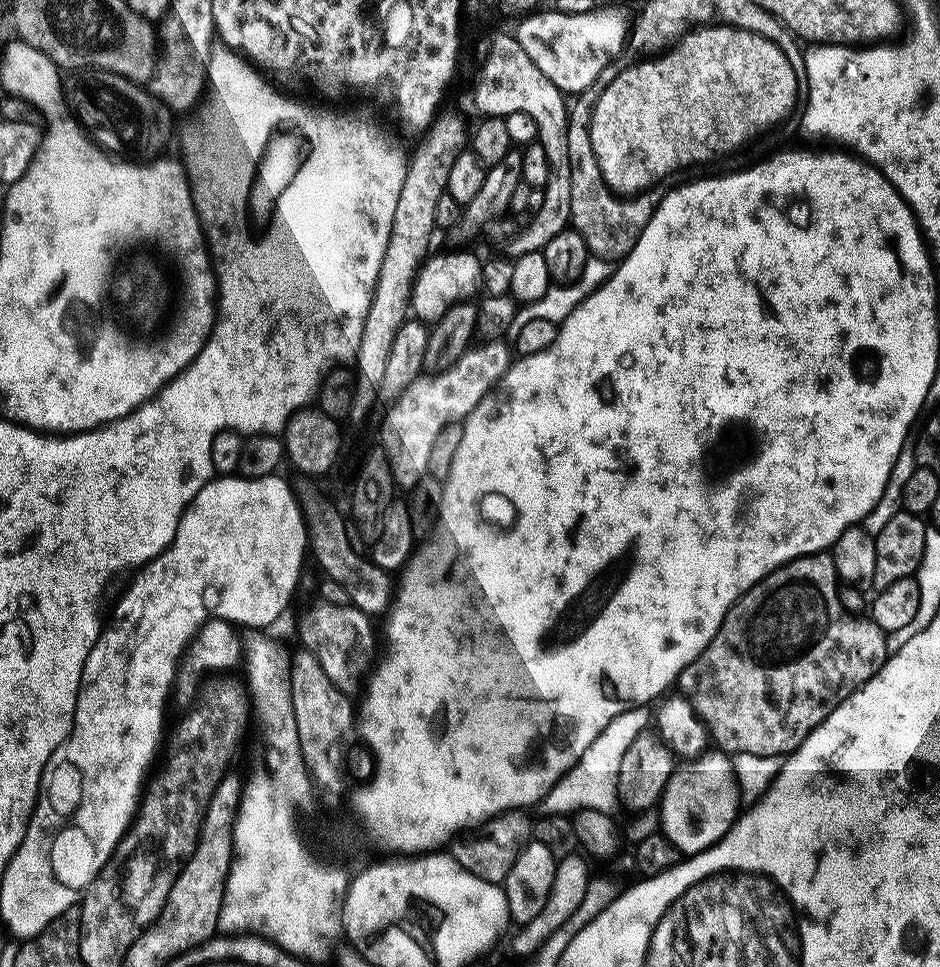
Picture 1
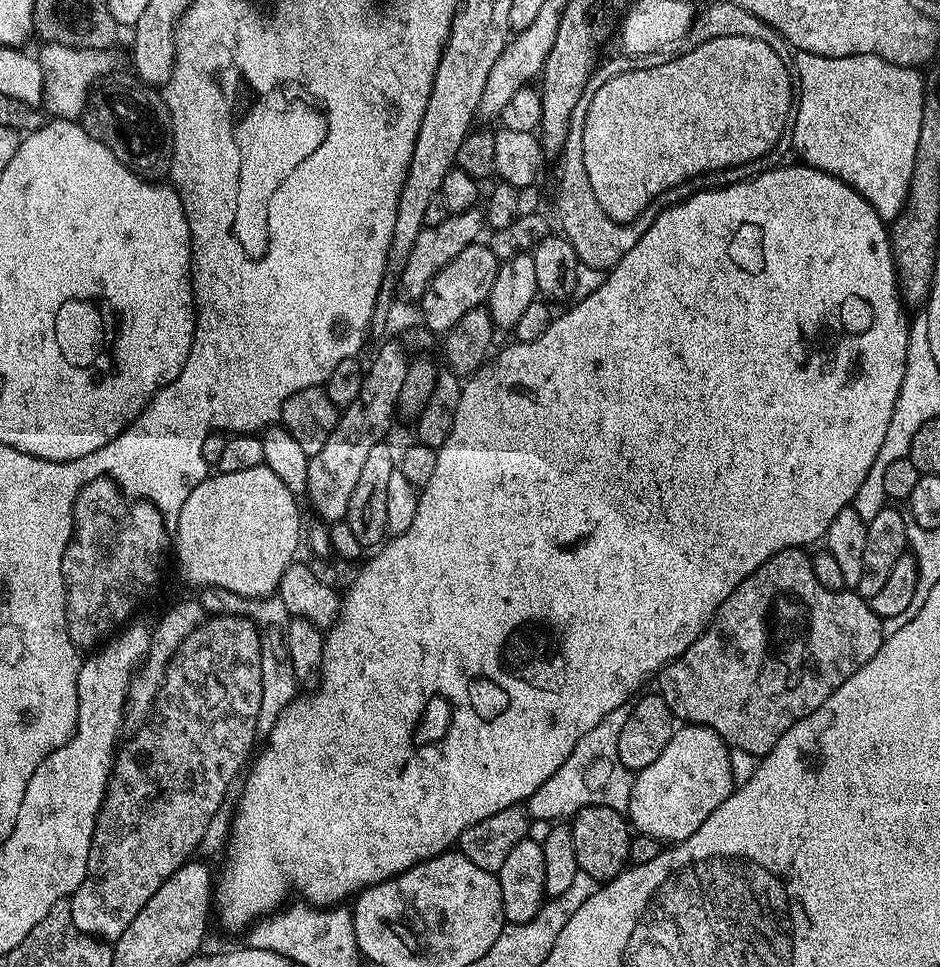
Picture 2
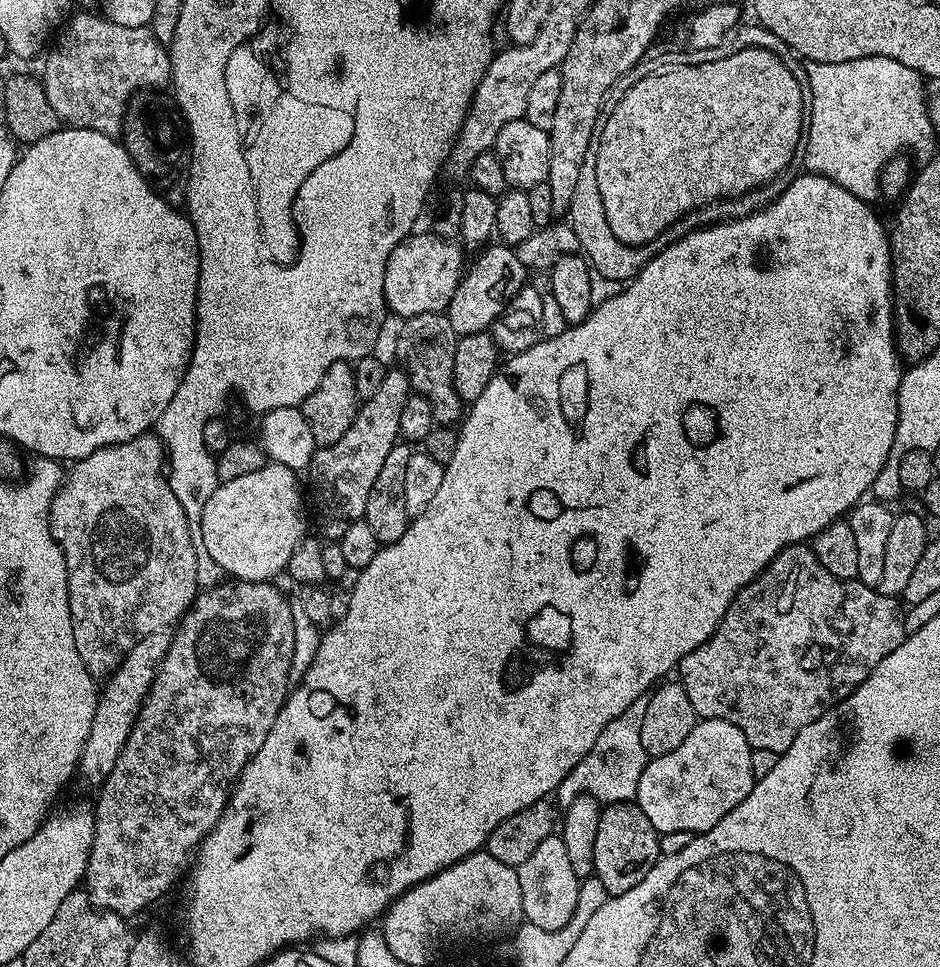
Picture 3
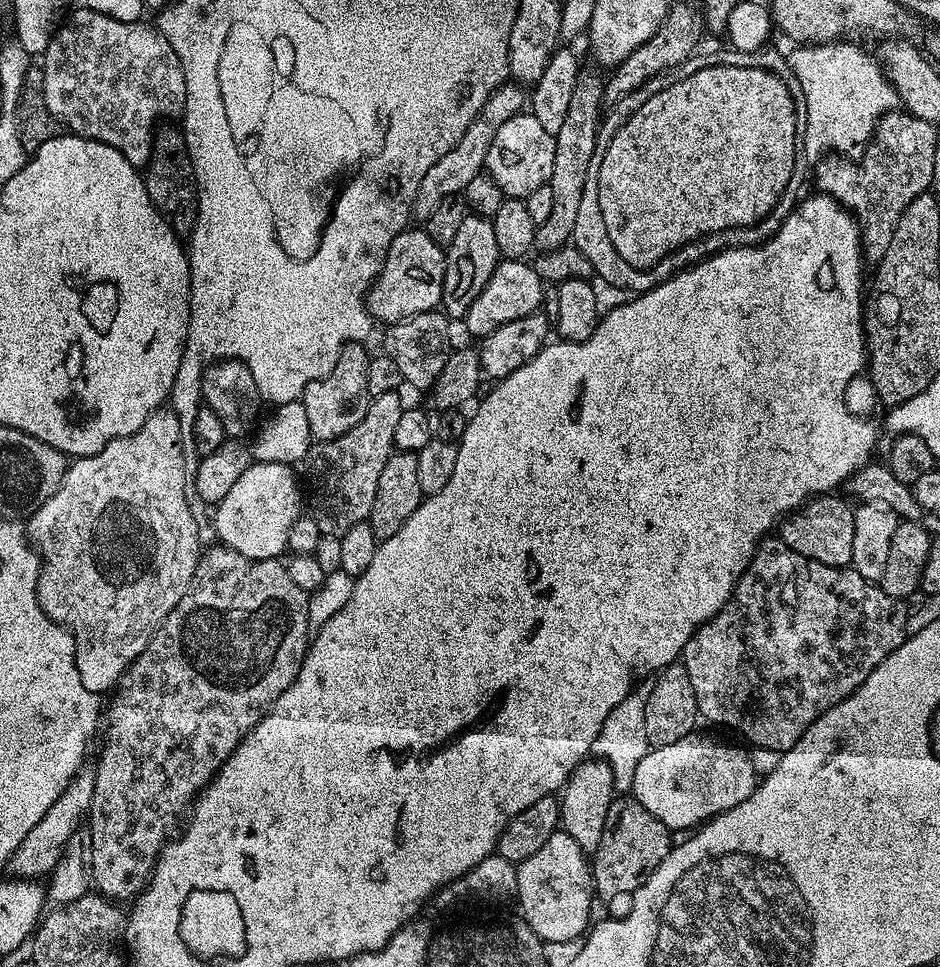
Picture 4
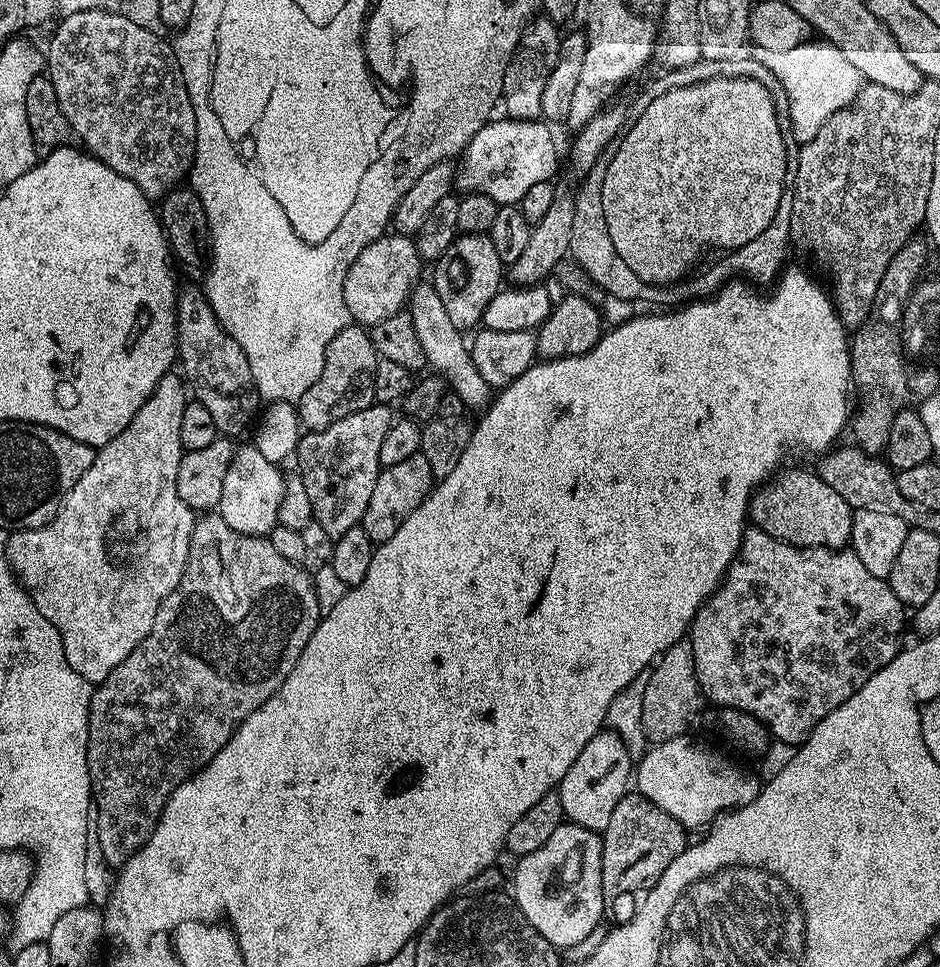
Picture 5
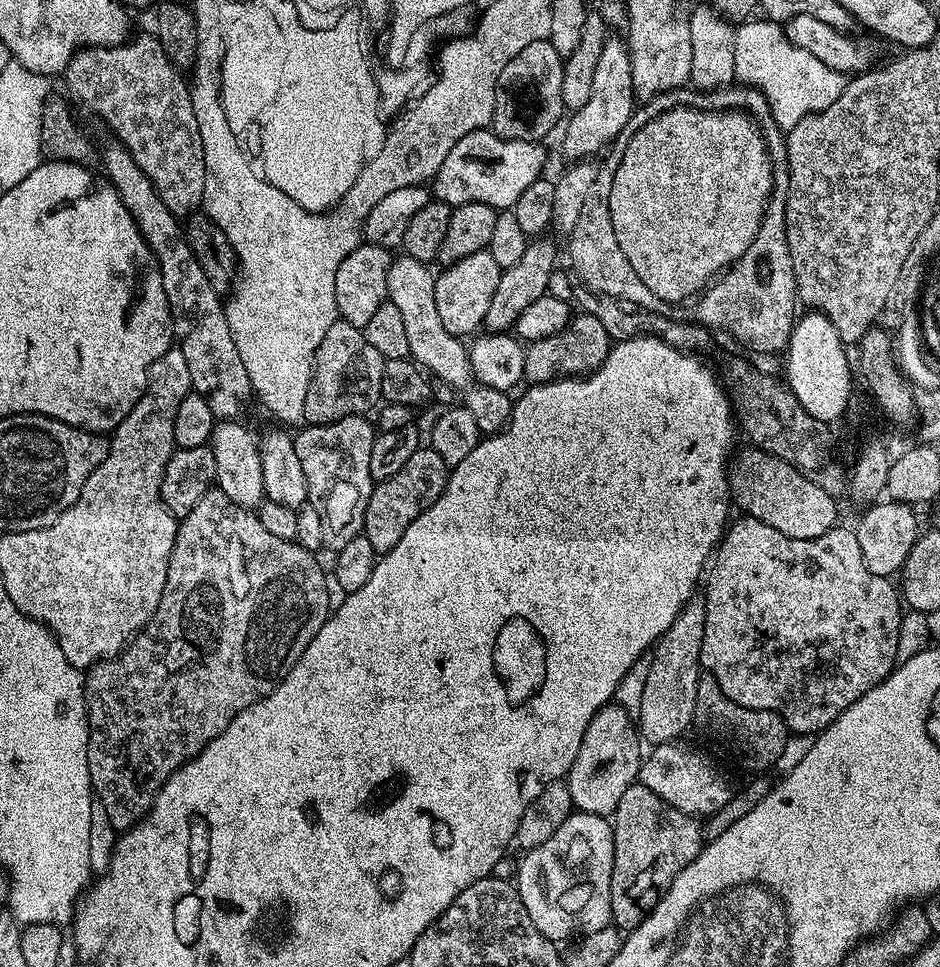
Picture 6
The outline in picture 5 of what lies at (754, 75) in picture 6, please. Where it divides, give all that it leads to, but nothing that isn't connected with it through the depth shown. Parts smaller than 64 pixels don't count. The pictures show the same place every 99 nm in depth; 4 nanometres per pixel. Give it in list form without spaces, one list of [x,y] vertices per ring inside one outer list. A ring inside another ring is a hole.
[[[809,42],[794,50],[759,50],[758,58],[772,71],[772,76],[788,95],[786,115],[792,120],[794,138],[799,145],[810,142],[825,122],[843,108],[850,108],[862,87],[862,78],[846,54],[827,42]]]

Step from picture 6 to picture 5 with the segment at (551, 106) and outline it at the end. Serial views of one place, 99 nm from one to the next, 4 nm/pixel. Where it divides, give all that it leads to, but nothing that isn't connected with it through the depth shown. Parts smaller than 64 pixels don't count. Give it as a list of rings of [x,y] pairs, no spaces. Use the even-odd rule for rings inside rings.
[[[547,18],[533,19],[525,28],[518,46],[508,63],[504,75],[504,90],[502,93],[502,108],[513,120],[534,120],[542,112],[542,90],[546,87],[547,78],[554,70],[558,60],[562,32],[558,25]]]

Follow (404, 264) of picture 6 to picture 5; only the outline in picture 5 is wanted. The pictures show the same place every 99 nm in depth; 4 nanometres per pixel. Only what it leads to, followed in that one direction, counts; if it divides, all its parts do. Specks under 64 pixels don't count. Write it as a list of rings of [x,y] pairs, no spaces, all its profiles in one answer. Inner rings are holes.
[[[430,282],[418,283],[408,297],[406,311],[414,322],[414,330],[418,333],[418,342],[422,342],[427,367],[447,381],[447,387],[456,392],[458,398],[464,403],[465,409],[486,409],[493,399],[493,389],[489,388],[488,383],[482,378],[482,374],[478,374],[472,361],[469,341],[466,339],[465,333],[456,328],[454,322],[450,322],[442,298],[438,298],[436,287]]]

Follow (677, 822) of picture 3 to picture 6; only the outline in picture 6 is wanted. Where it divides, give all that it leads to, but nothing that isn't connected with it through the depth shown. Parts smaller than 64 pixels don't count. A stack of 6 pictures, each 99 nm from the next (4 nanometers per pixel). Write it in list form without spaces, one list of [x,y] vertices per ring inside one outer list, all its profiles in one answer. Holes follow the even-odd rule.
[[[673,742],[671,744],[657,744],[651,749],[652,753],[643,757],[640,766],[639,783],[645,784],[654,794],[658,794],[660,800],[665,800],[670,806],[682,810],[686,814],[697,818],[707,818],[712,813],[717,812],[720,807],[725,806],[731,799],[734,788],[728,785],[728,780],[699,752],[696,748],[691,748],[685,742]]]

